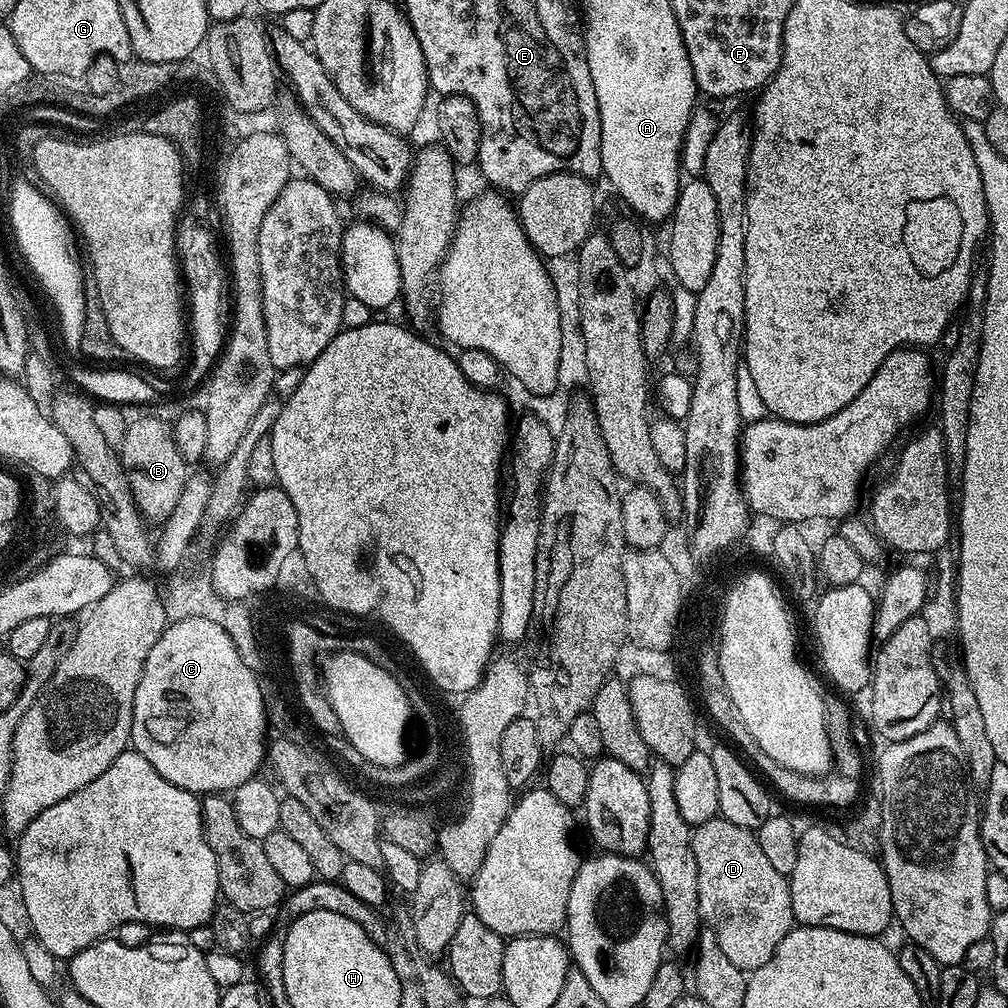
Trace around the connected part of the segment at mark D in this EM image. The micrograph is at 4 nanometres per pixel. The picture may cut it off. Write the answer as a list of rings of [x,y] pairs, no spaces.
[[[723,818],[695,825],[692,845],[698,862],[698,906],[703,923],[718,938],[726,958],[751,974],[774,958],[778,942],[794,927],[789,877],[774,870],[753,829],[734,826]]]

